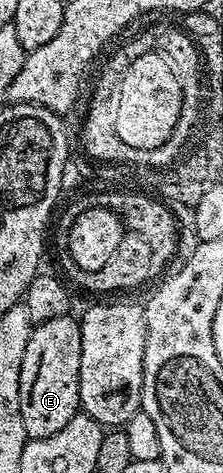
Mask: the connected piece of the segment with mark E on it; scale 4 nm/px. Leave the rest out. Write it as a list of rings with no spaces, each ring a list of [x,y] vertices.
[[[75,316],[50,319],[33,328],[26,355],[22,355],[20,376],[22,427],[26,427],[29,438],[54,435],[74,419],[80,409],[81,367],[82,335]]]

